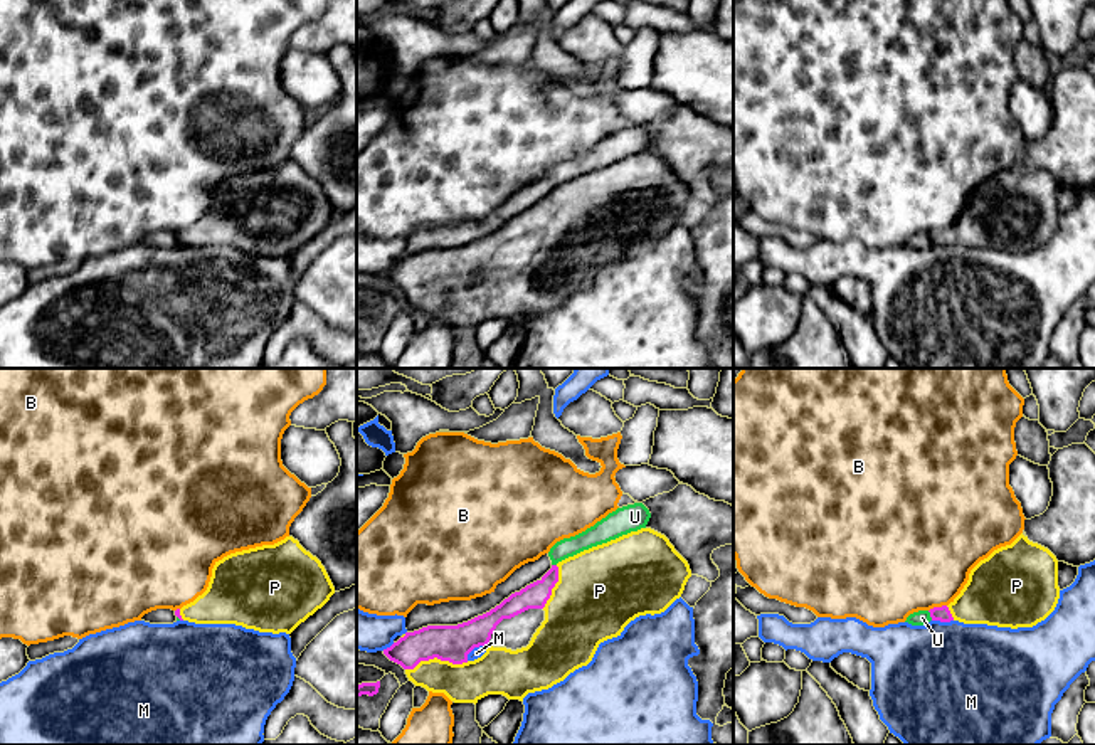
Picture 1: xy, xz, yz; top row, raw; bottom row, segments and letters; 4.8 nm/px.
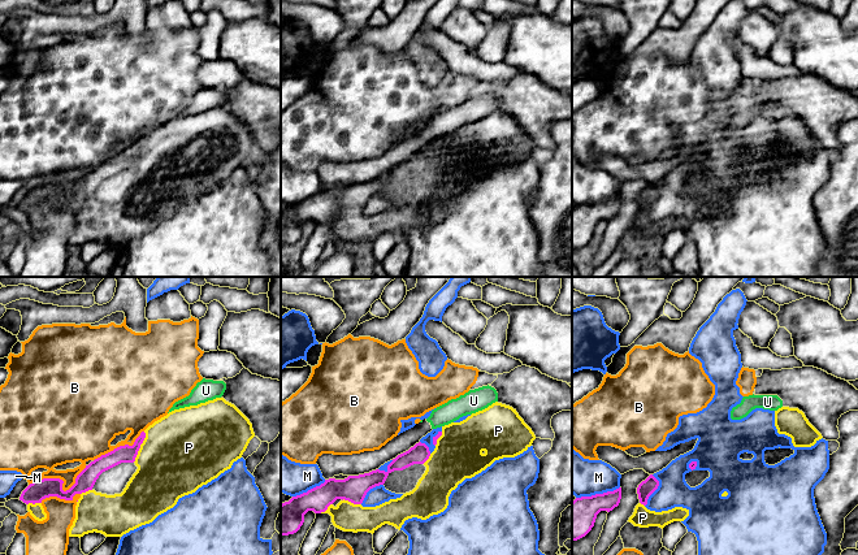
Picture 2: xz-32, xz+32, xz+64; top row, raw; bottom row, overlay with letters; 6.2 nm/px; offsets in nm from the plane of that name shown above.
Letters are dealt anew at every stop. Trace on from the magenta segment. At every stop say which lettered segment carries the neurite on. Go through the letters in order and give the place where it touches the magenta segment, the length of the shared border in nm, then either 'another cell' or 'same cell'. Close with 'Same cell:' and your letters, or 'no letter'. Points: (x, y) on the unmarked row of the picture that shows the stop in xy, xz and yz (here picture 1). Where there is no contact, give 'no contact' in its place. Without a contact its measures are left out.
B: yz (937, 231) | 90 nm | another cell
M: xz (475, 269) | 140 nm | another cell
P: xz (436, 280) | 300 nm | same cell
U: yz (931, 239) | 50 nm | another cell
Same cell: P

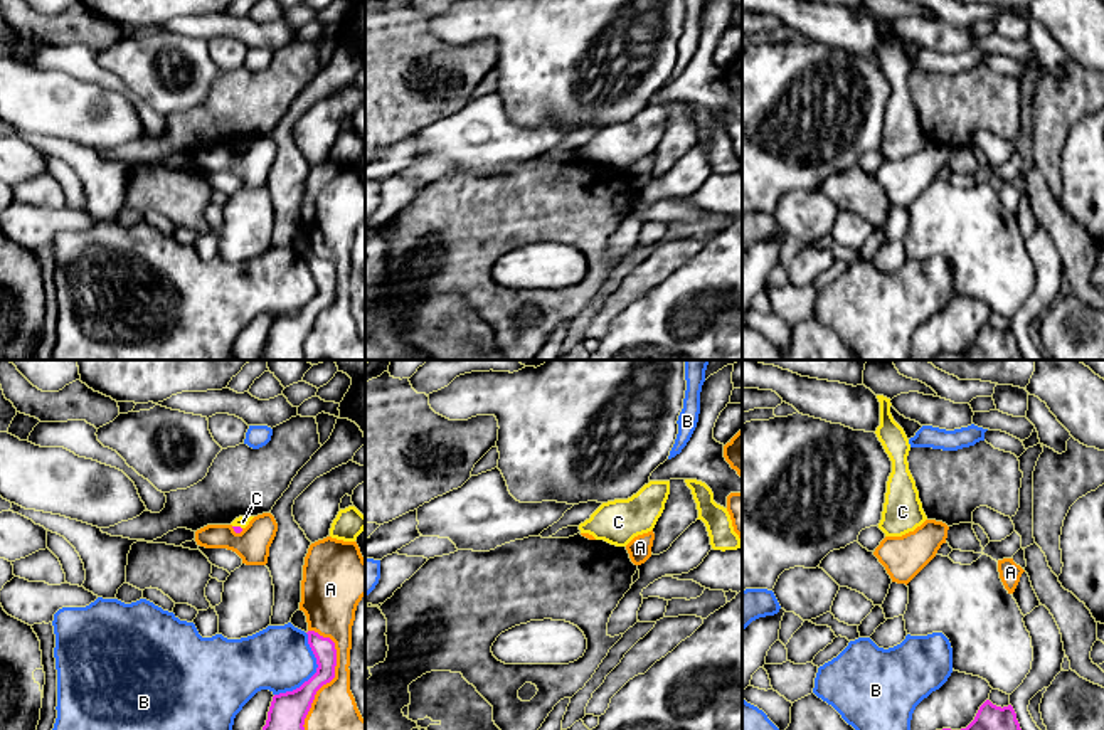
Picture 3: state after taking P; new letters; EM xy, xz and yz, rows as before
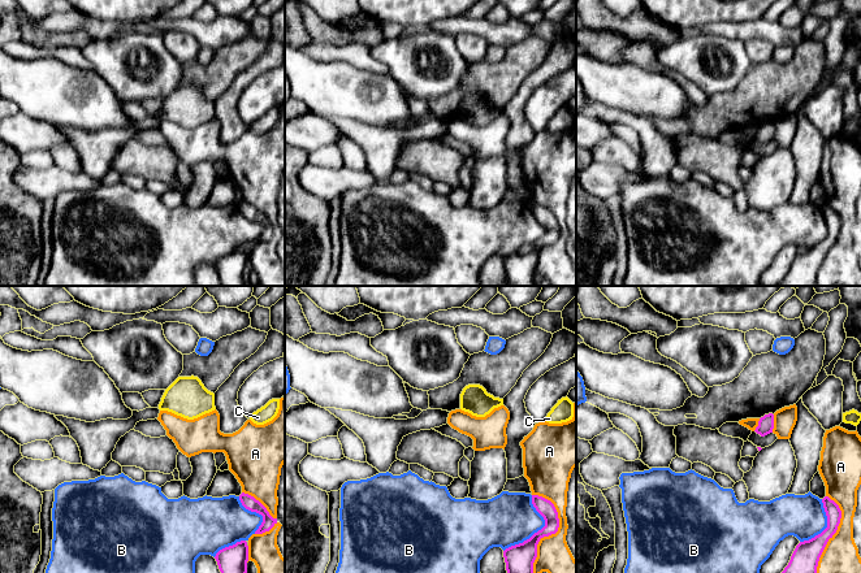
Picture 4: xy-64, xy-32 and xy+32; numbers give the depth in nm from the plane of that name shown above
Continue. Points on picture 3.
A: xy (330, 303) | 500 nm | another cell
B: xy (315, 296) | 340 nm | another cell
C: xy (238, 150) | 50 nm | another cell
Same cell: no letter

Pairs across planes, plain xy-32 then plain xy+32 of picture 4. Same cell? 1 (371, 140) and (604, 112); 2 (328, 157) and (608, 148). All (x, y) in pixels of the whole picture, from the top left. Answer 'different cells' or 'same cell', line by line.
1: same cell
2: same cell

